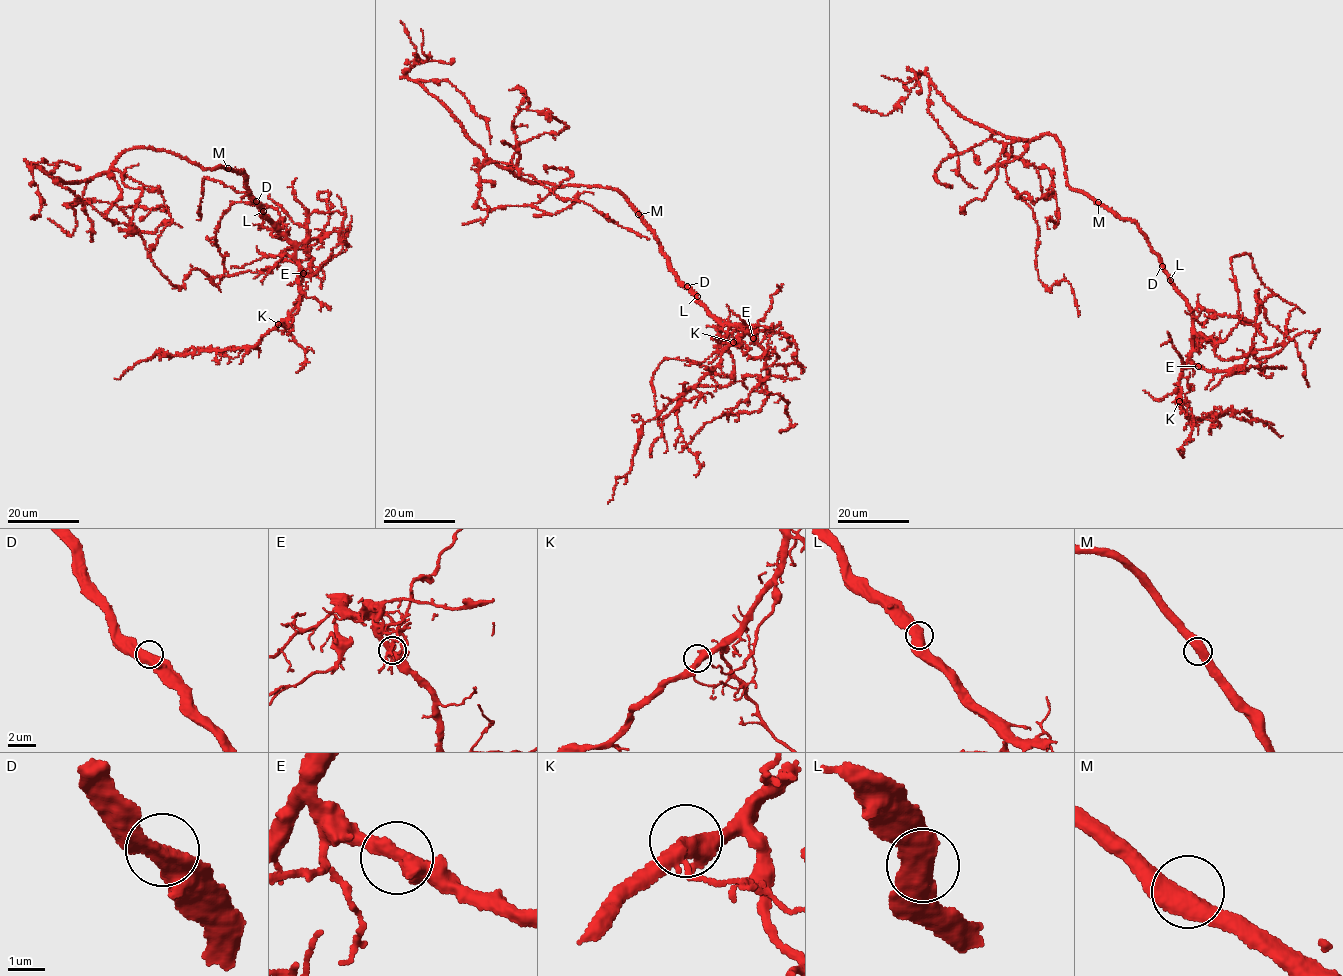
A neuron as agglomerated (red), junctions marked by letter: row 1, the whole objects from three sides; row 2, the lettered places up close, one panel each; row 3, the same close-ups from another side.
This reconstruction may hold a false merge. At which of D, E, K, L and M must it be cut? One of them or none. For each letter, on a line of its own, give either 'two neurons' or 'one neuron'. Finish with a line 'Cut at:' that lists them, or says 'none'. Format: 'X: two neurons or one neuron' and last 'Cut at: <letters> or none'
D: one neuron
E: one neuron
K: one neuron
L: one neuron
M: one neuron
Cut at: none

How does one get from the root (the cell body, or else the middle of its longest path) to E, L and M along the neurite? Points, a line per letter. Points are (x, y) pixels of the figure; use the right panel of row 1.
E: (1124, 219), (1131, 219), (1138, 226), (1172, 286), (1188, 305), (1194, 329), (1190, 359), (1198, 366)
L: (1124, 219), (1131, 219), (1138, 226), (1170, 280)
M: (1124, 219), (1098, 202)

